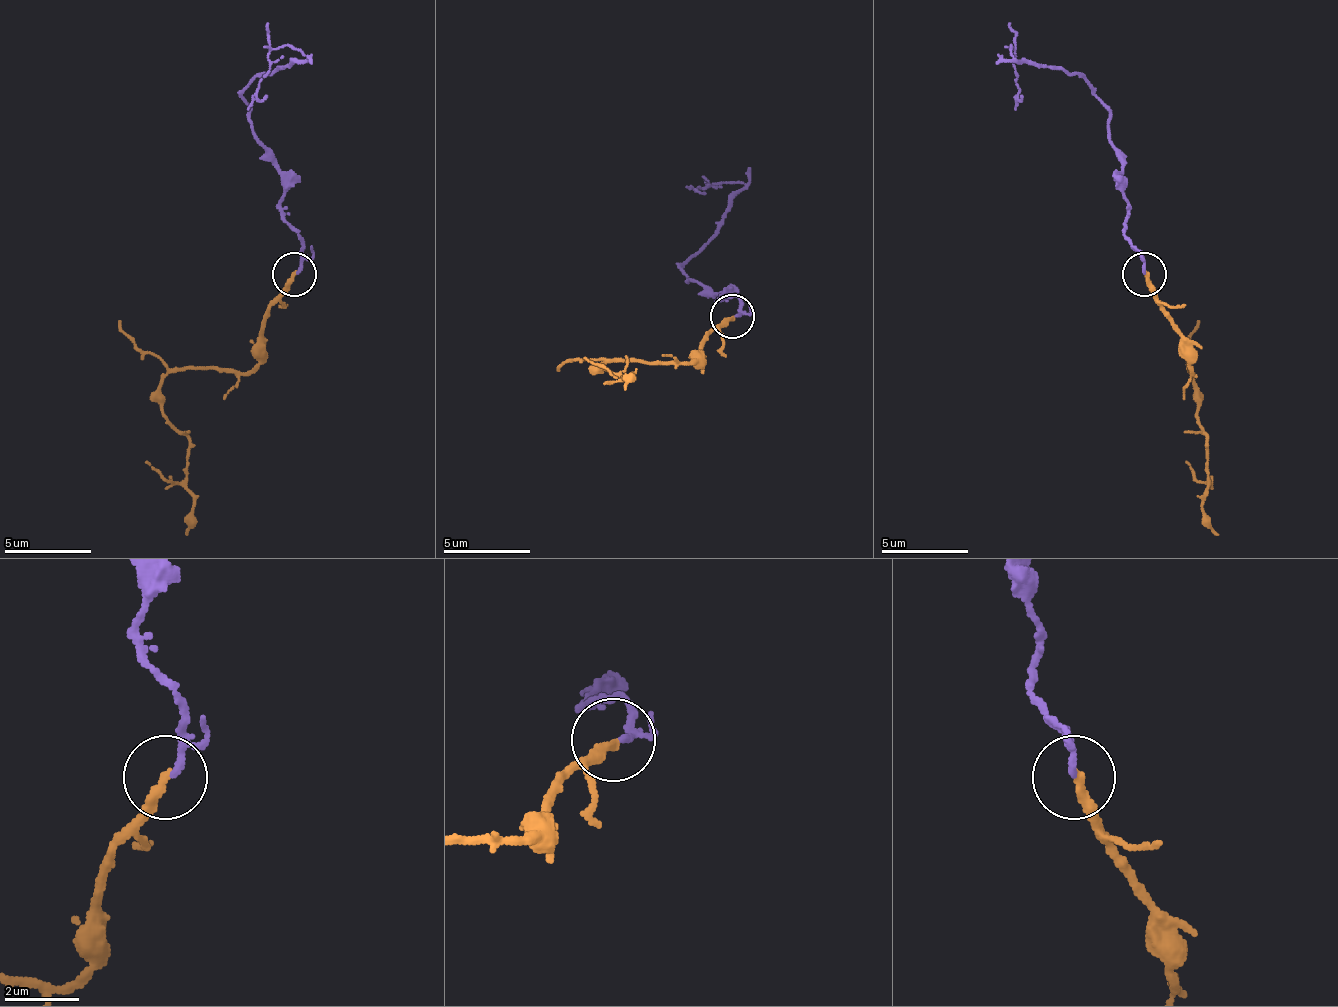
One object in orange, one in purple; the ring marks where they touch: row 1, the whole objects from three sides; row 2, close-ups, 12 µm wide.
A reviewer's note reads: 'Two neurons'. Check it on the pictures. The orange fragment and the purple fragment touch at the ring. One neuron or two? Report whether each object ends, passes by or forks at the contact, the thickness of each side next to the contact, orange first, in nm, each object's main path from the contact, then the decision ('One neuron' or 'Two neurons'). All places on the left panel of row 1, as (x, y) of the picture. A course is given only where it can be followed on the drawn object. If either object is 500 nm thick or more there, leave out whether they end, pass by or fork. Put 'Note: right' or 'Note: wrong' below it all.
At the ring orange ends. At the ring purple ends. Thickness 260 nm (orange) against 160 nm. Course of orange: (293, 275), (266, 315), (262, 358), (249, 371), (174, 367), (161, 380), (161, 411), (188, 437), (188, 533). Course of purple: (297, 275), (284, 170), (244, 100), (301, 52), (266, 56), (249, 109). Two neurons
Note: right

